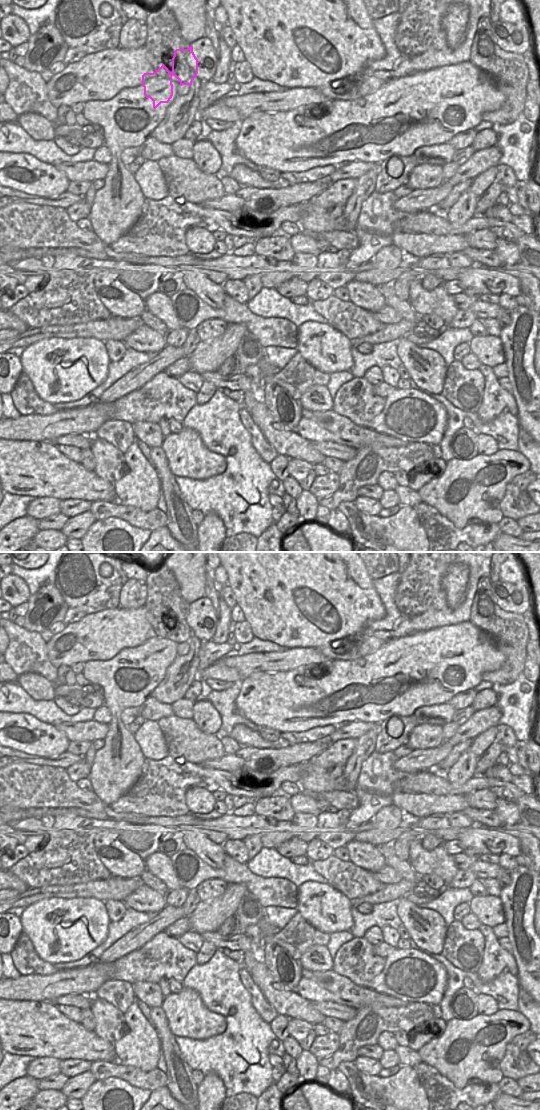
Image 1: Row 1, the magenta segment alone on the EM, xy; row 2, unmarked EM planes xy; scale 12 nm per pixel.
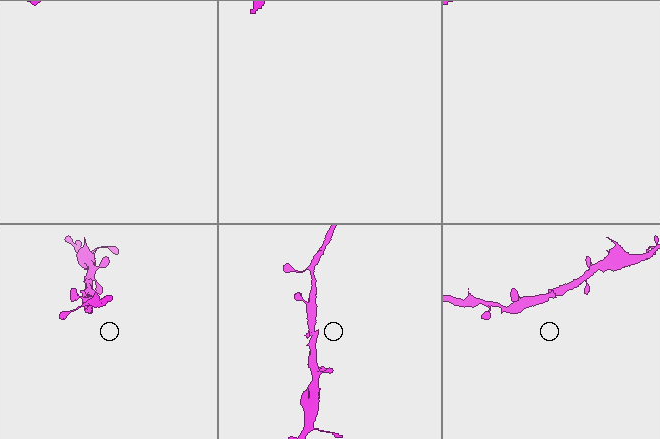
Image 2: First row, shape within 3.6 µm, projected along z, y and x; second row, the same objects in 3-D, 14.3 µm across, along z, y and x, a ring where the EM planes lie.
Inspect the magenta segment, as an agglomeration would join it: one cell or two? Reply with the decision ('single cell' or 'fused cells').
fused cells

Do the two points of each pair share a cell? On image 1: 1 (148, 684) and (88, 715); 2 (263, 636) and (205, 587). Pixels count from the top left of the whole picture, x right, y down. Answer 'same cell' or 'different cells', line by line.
1: different cells
2: same cell

